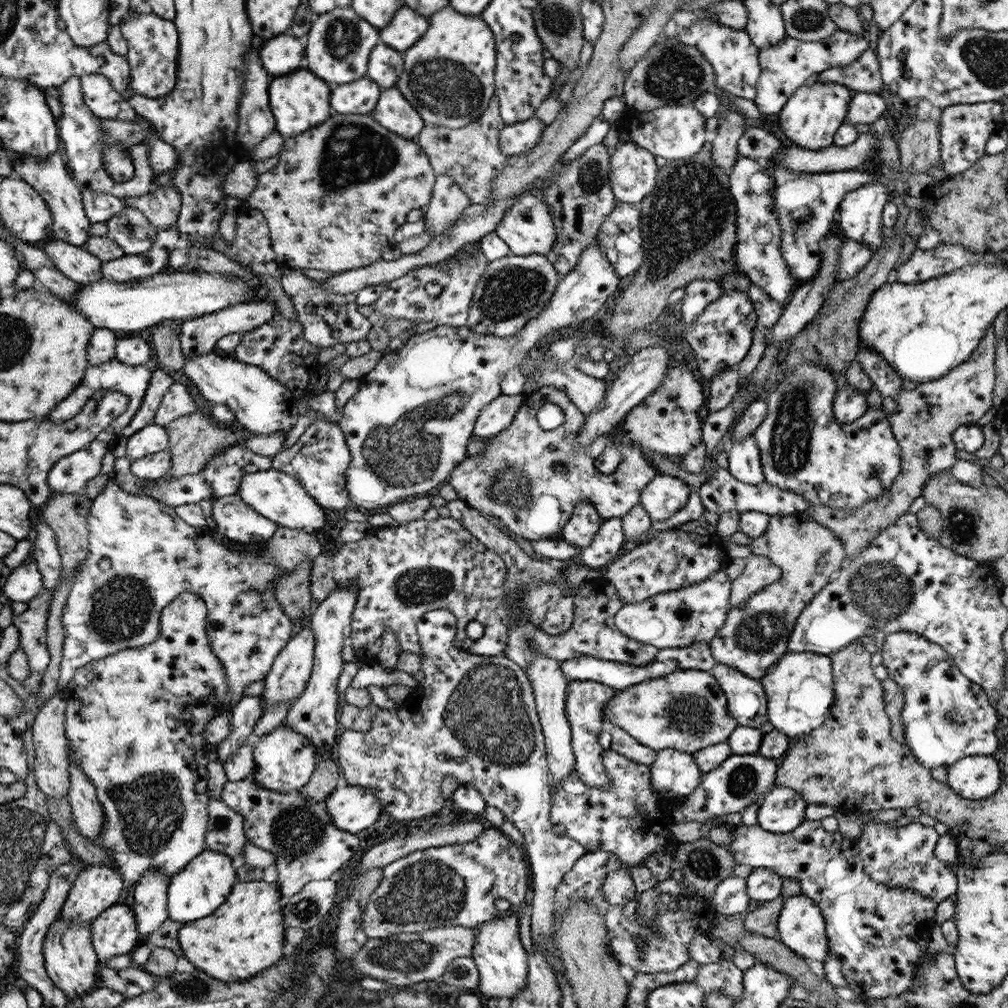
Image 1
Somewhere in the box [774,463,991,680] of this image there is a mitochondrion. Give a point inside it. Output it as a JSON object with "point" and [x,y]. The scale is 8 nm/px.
{"point":[879,592]}

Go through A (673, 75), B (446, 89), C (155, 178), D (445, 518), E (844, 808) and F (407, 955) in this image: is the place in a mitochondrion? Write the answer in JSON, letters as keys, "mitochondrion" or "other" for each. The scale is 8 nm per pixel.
{"A":"mitochondrion","B":"mitochondrion","C":"other","D":"other","E":"other","F":"mitochondrion"}

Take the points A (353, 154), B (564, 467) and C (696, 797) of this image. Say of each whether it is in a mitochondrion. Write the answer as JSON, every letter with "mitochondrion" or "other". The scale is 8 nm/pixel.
{"A":"mitochondrion","B":"mitochondrion","C":"other"}

